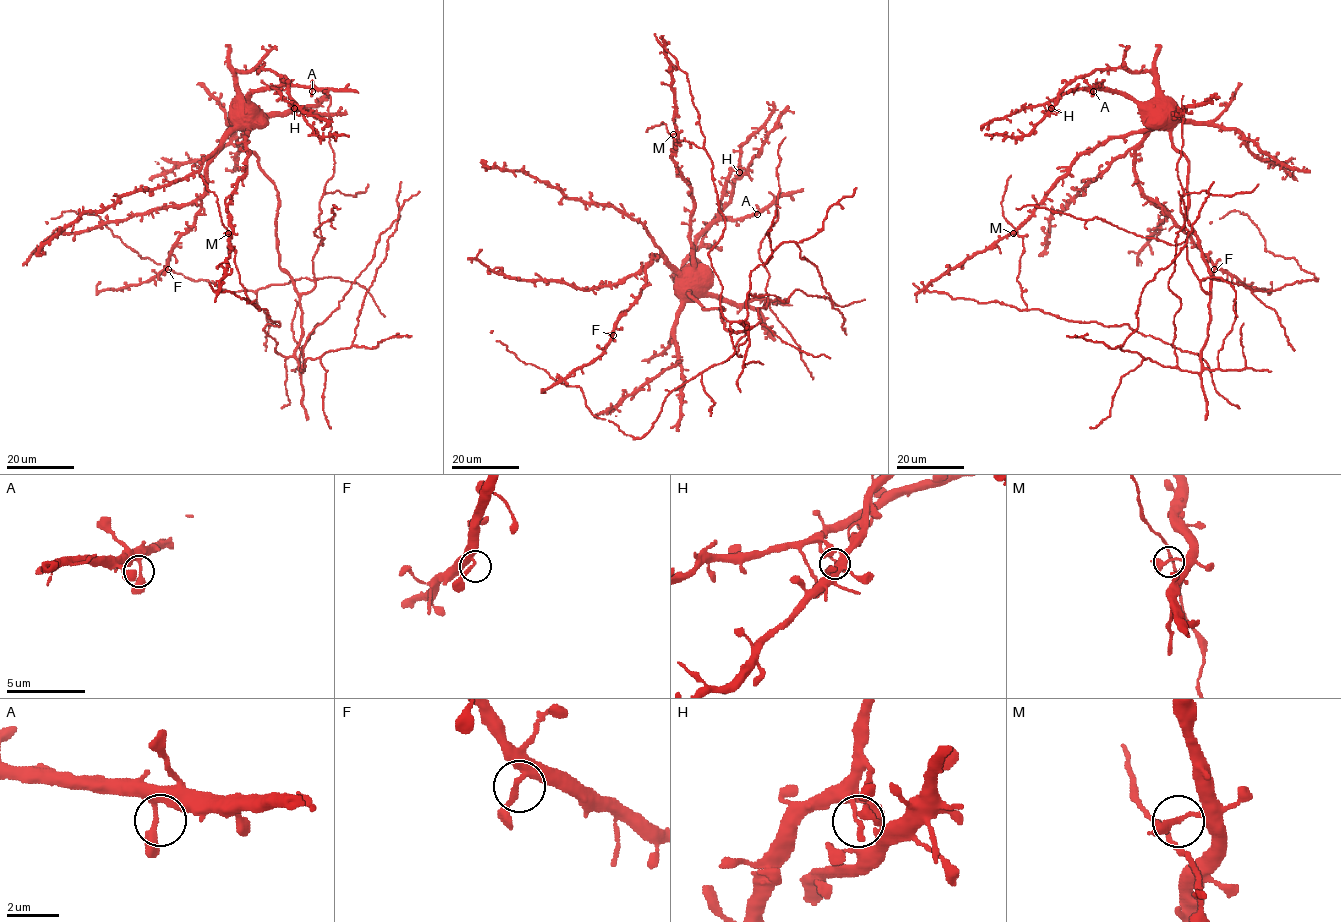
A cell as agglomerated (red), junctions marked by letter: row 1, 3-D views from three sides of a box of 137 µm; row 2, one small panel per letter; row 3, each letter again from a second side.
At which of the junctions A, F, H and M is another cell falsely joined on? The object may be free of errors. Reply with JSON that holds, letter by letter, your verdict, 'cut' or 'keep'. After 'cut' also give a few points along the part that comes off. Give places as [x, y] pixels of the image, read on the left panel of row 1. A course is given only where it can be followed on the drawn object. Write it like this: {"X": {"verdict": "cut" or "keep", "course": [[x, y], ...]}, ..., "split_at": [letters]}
{"A": {"verdict": "keep"}, "F": {"verdict": "keep"}, "H": {"verdict": "keep"}, "M": {"verdict": "keep"}, "split_at": []}

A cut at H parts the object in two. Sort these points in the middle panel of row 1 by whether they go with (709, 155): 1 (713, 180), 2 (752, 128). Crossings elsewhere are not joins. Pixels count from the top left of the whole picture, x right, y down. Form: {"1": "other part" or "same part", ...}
{"1": "same part", "2": "other part"}

